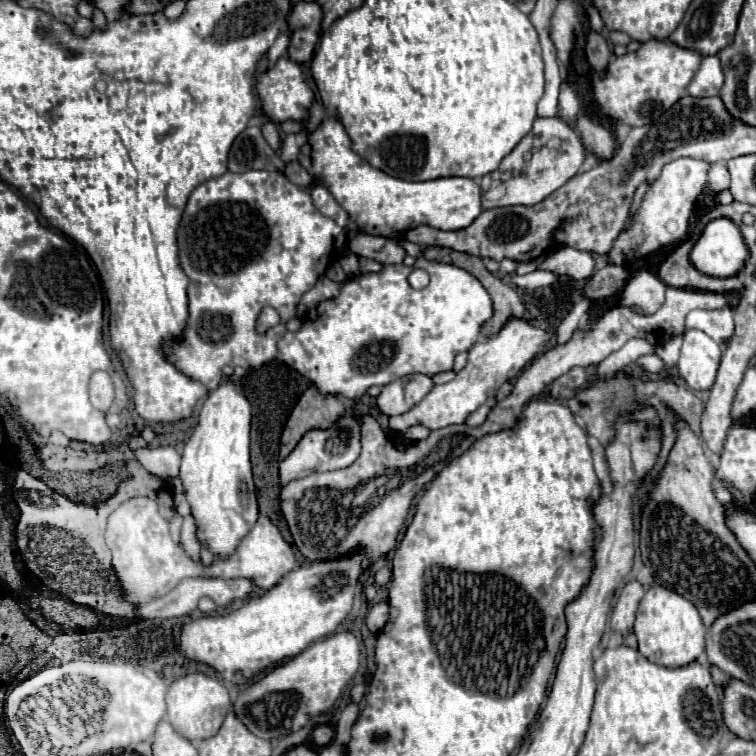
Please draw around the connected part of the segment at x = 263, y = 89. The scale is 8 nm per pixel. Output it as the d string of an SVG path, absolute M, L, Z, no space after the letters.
M280 57L270 69L266 69L264 73L258 75L258 79L256 79L256 93L260 97L260 107L262 107L264 115L270 117L276 123L280 123L284 119L302 121L304 115L308 113L310 101L314 97L312 89L304 81L304 73L302 73L300 65L294 63L288 57Z

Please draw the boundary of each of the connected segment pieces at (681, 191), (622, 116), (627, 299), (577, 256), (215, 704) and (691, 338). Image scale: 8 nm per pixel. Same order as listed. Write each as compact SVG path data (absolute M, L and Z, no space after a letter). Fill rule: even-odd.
M680 157L666 163L660 177L650 183L640 207L634 213L632 223L624 227L620 235L616 237L612 249L606 255L608 263L624 265L630 259L646 257L650 253L656 253L662 247L668 247L680 241L686 235L688 219L694 209L696 197L702 193L704 185L708 183L708 169L710 169L710 163L702 159L692 159L692 157Z
M648 41L636 53L612 57L604 73L594 83L594 101L598 103L602 115L614 121L622 121L630 127L648 125L686 95L686 87L700 61L700 53L680 49L670 41Z
M638 271L628 279L620 303L640 313L654 313L664 303L664 291L666 285L656 275L648 271Z
M562 247L554 253L550 253L540 265L538 269L542 271L552 271L556 275L564 273L570 275L572 279L588 279L594 273L594 259L590 253L572 249L572 247Z
M190 673L190 675L176 679L170 685L170 691L166 695L166 705L168 705L166 719L172 723L176 733L186 737L188 741L202 741L202 739L214 737L220 731L224 717L228 709L232 707L232 701L222 681L204 673Z
M688 329L684 333L682 353L678 359L678 373L690 389L710 389L716 379L720 355L720 345L712 337L698 329Z

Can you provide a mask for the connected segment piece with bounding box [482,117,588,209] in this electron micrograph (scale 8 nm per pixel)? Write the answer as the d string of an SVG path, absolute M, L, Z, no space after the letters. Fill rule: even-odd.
M558 117L536 119L532 131L514 147L510 155L502 159L500 167L490 173L490 179L494 183L504 185L504 195L502 191L482 191L482 209L508 205L536 205L544 201L580 171L586 155L588 151L582 143L580 133L568 123Z

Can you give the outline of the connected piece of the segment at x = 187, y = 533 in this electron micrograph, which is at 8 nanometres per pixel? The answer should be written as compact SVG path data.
M191 515L184 517L180 532L180 543L192 560L199 561L201 545L196 537L196 530L194 518Z

